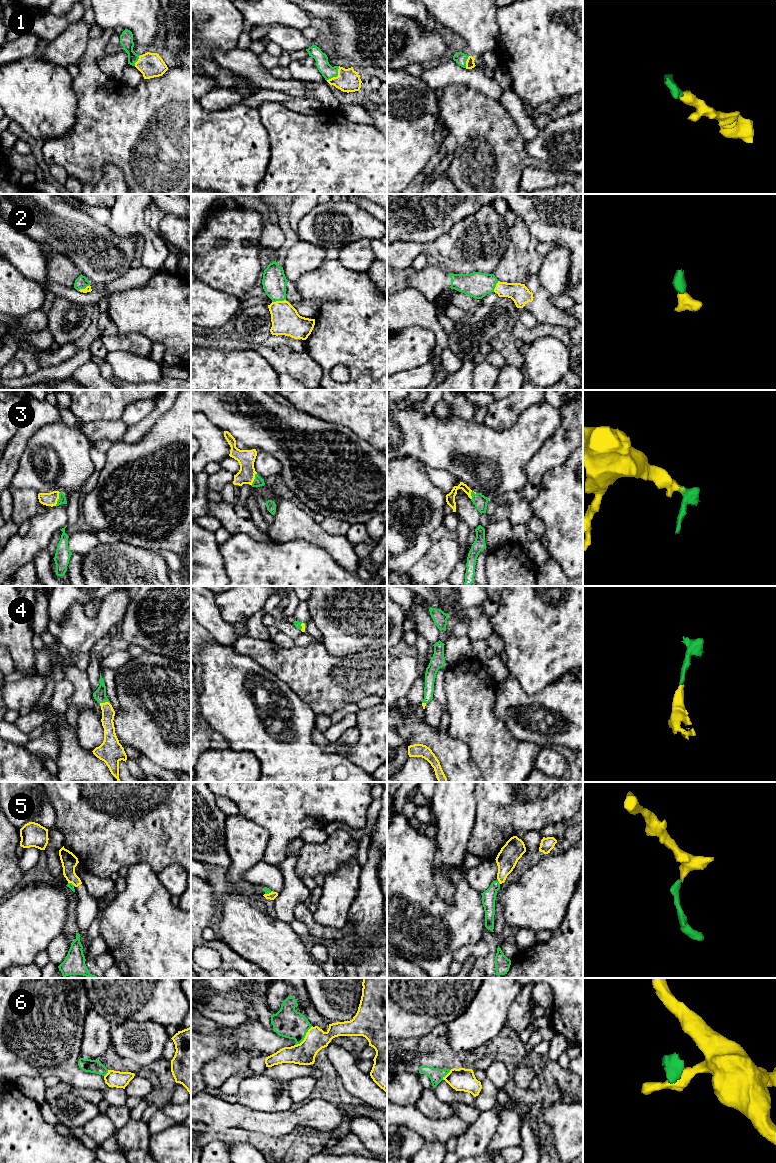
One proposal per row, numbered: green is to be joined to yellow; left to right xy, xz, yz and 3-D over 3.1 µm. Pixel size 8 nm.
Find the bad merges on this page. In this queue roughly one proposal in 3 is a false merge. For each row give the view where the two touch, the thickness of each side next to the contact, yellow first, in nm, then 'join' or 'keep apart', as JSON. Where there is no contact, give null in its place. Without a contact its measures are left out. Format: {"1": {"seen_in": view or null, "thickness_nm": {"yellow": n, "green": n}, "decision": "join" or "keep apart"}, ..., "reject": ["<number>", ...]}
{"1": {"seen_in": "xz", "thickness_nm": {"yellow": 190, "green": 110}, "decision": "join"}, "2": {"seen_in": "xz", "thickness_nm": {"yellow": 220, "green": 190}, "decision": "join"}, "3": {"seen_in": "xy", "thickness_nm": {"yellow": 110, "green": 60}, "decision": "join"}, "4": {"seen_in": "xy", "thickness_nm": {"yellow": 110, "green": 100}, "decision": "join"}, "5": {"seen_in": "yz", "thickness_nm": {"yellow": 170, "green": 110}, "decision": "keep apart"}, "6": {"seen_in": "xz", "thickness_nm": {"yellow": 180, "green": 240}, "decision": "keep apart"}, "reject": ["5", "6"]}

